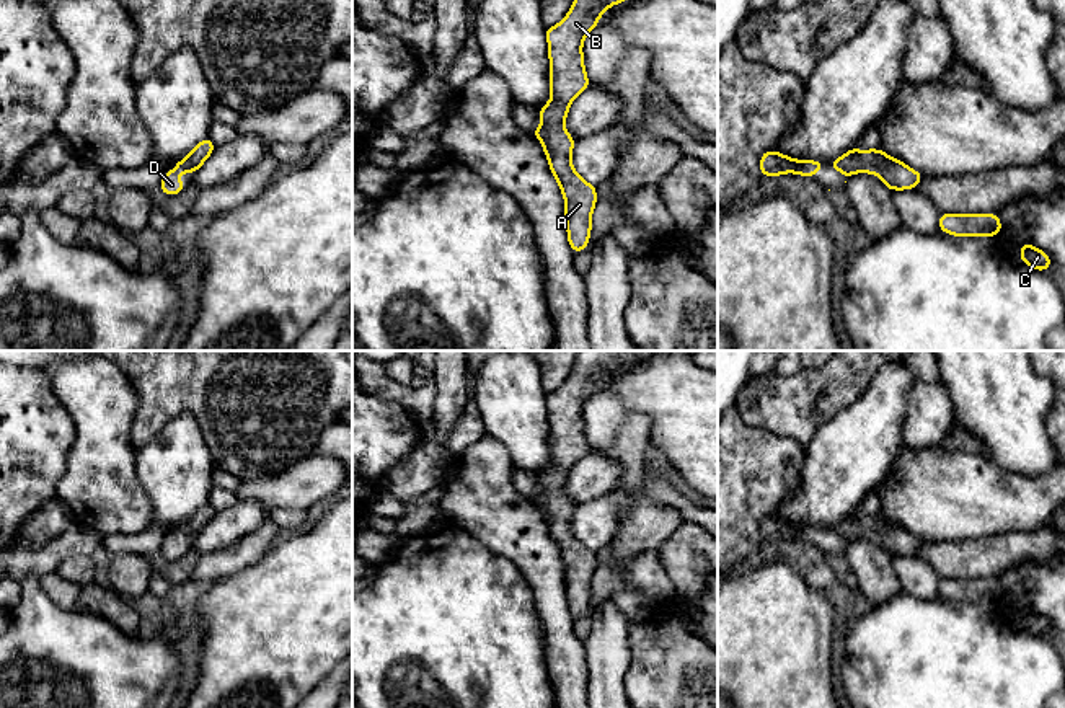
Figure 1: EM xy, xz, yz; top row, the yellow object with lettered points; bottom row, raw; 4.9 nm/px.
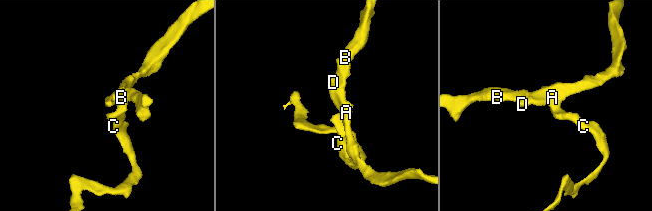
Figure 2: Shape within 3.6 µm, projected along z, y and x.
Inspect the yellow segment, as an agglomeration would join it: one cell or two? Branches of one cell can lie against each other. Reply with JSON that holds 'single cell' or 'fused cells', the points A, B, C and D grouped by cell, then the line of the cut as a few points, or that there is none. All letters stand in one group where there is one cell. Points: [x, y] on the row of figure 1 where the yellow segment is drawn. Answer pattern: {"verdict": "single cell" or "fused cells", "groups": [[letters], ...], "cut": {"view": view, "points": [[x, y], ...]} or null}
{"verdict": "single cell", "groups": [["A", "B", "C", "D"]], "cut": null}

